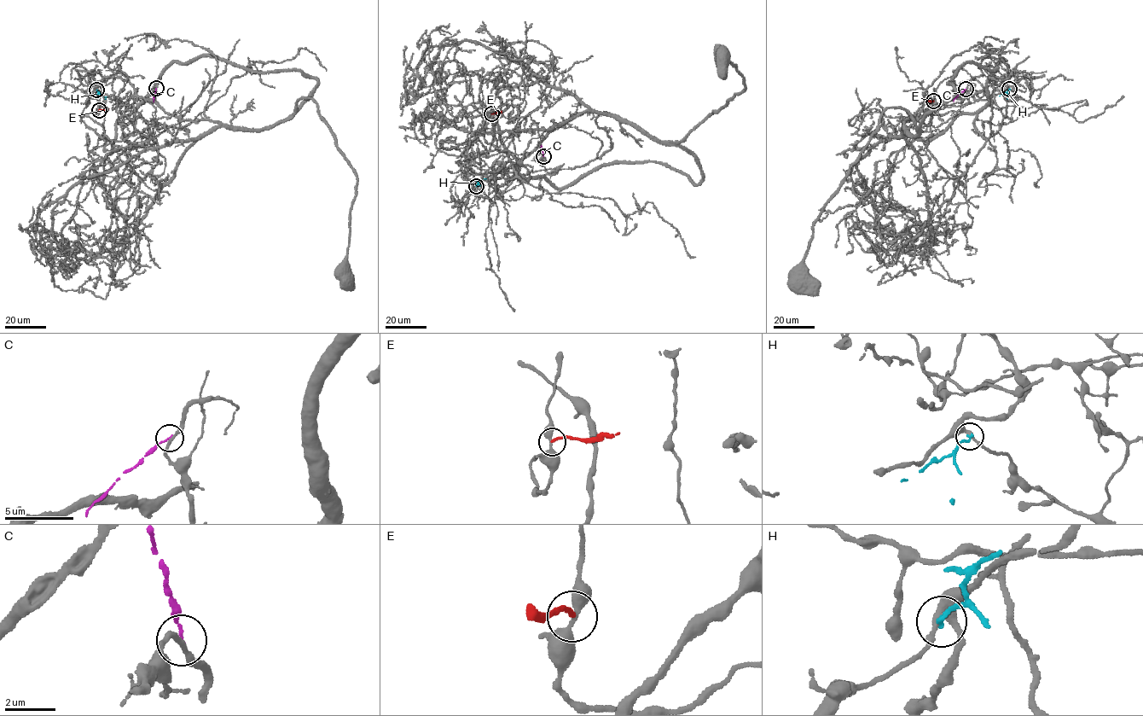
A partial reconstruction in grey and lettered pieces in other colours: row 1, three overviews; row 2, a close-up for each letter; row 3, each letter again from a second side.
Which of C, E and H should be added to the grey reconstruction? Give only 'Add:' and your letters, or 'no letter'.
Add: no letter

